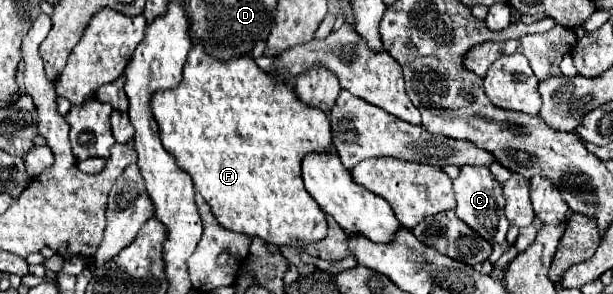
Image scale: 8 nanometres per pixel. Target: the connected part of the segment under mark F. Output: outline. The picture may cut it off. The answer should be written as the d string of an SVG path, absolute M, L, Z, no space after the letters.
M194 43L184 65L182 81L174 89L152 95L152 113L160 127L162 145L192 177L196 191L208 201L220 225L260 237L266 243L292 247L318 241L326 235L324 211L304 189L300 163L310 151L330 151L330 121L324 111L302 103L292 85L260 69L252 55L220 61L212 59L200 43Z

